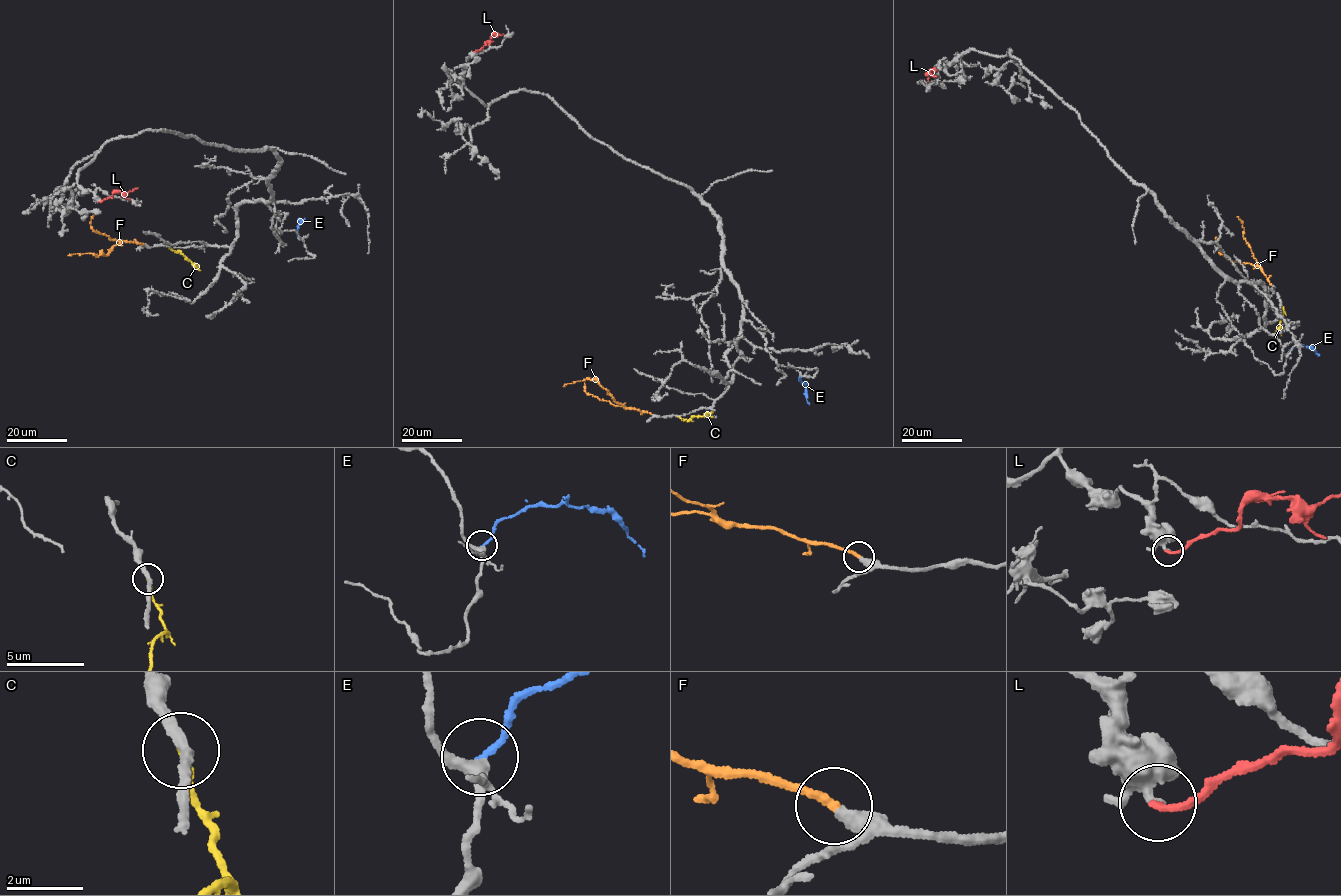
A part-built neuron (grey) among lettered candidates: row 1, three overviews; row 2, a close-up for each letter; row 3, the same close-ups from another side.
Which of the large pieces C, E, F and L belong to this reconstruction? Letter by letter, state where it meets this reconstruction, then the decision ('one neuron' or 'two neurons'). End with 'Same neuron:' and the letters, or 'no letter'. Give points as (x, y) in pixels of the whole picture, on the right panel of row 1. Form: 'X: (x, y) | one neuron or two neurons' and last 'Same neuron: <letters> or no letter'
C: (1280, 302) | two neurons
E: (1287, 354) | one neuron
F: (1272, 285) | one neuron
L: (933, 72) | two neurons
Same neuron: E, F

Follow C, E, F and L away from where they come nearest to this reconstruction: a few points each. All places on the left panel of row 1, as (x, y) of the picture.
C: (168, 246), (179, 251), (200, 270)
E: (298, 238), (296, 230), (300, 219), (299, 225)
F: (144, 244), (122, 241), (105, 255), (87, 253), (67, 256)
L: (98, 202), (112, 197), (115, 192), (126, 193), (137, 188)

